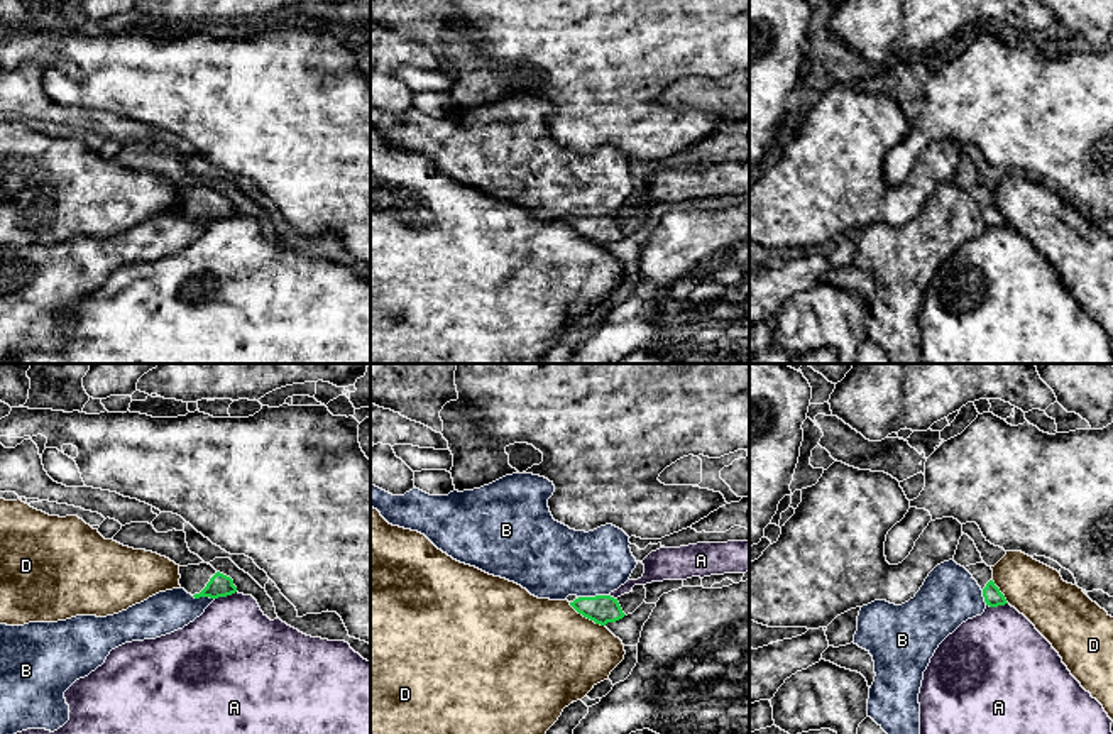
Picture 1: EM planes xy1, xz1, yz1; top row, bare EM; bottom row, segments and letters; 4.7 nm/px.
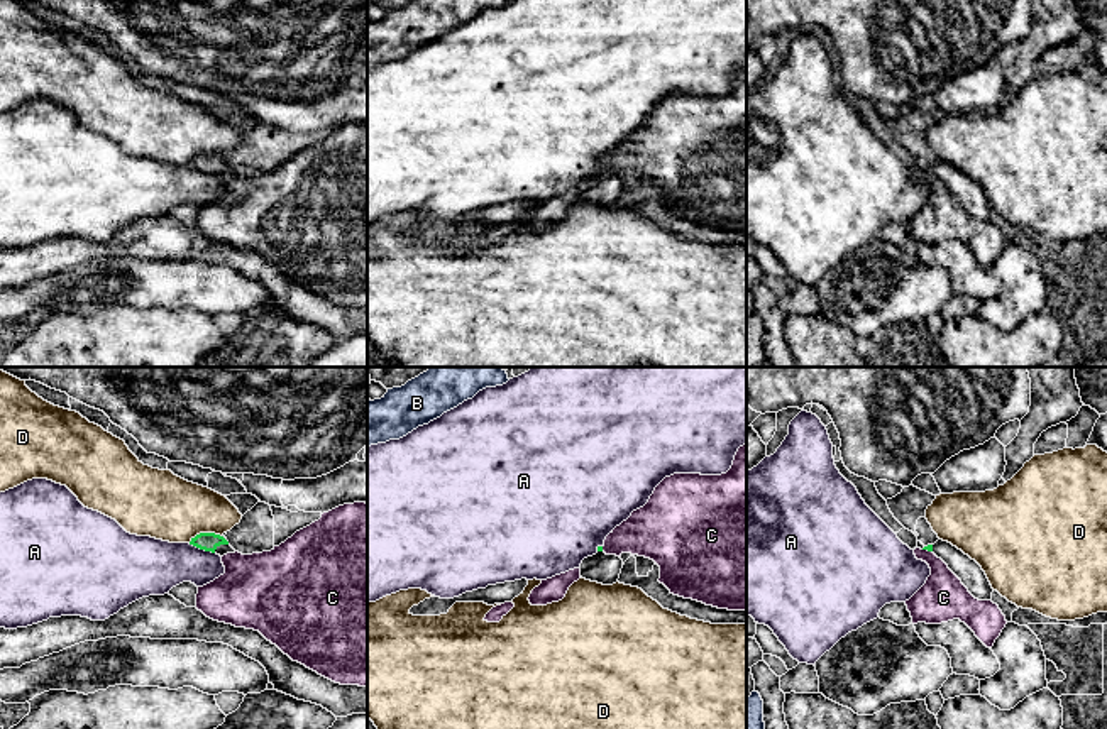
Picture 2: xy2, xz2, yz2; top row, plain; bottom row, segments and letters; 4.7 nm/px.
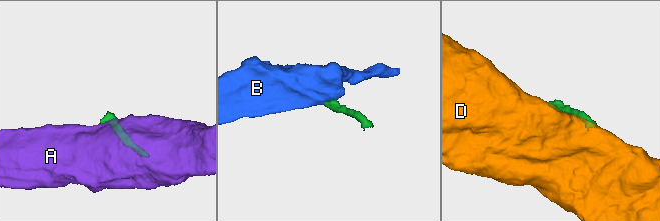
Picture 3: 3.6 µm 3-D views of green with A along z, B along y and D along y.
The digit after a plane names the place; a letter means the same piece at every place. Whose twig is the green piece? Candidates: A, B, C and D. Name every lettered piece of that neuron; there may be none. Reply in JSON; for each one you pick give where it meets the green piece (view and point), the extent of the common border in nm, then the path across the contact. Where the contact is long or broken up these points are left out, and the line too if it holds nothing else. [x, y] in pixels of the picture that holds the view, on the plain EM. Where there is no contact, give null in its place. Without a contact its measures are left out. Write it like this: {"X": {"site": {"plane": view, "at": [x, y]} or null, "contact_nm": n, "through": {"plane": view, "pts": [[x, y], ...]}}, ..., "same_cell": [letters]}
{"same_cell": []}

